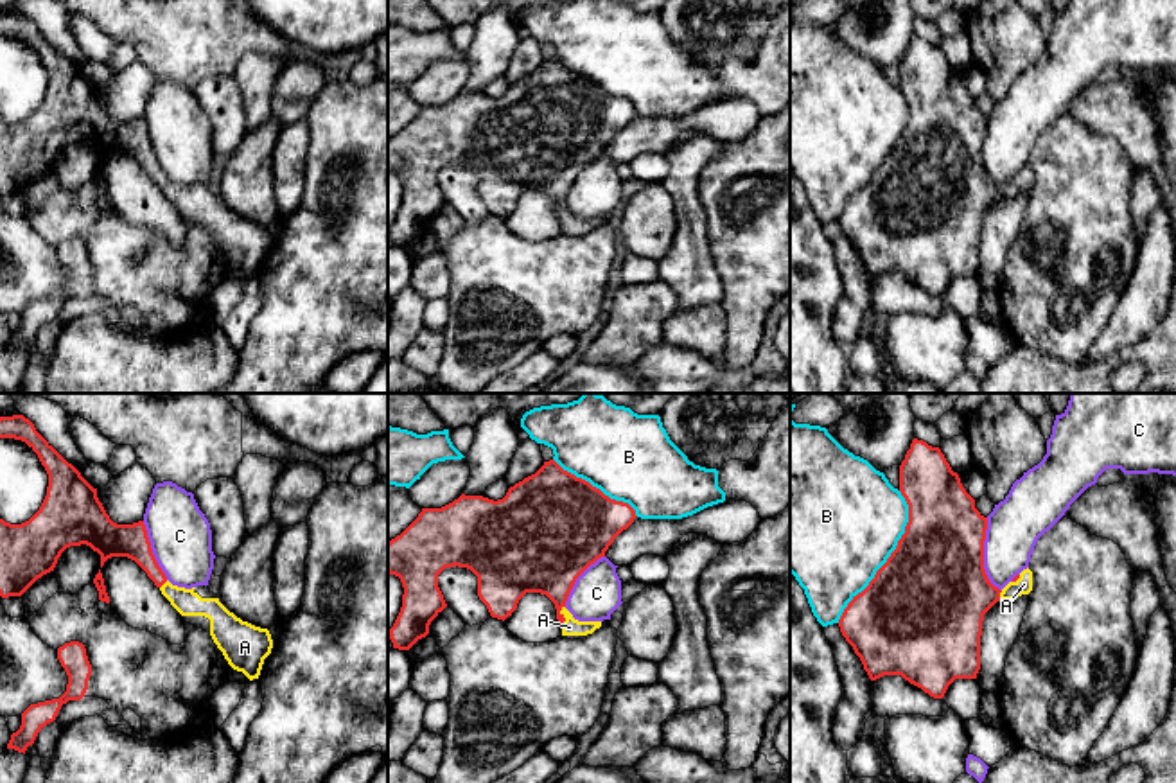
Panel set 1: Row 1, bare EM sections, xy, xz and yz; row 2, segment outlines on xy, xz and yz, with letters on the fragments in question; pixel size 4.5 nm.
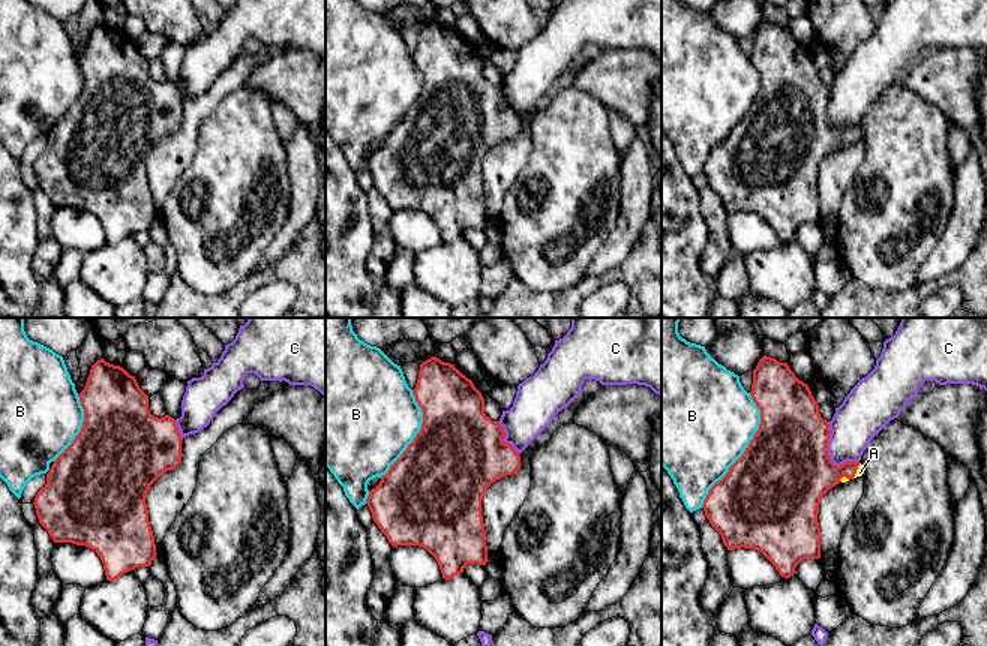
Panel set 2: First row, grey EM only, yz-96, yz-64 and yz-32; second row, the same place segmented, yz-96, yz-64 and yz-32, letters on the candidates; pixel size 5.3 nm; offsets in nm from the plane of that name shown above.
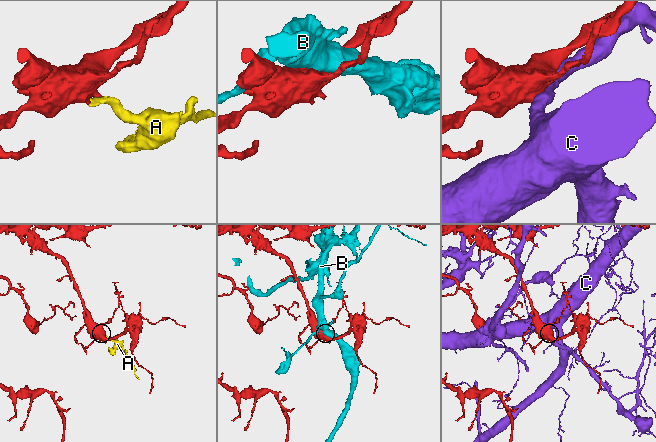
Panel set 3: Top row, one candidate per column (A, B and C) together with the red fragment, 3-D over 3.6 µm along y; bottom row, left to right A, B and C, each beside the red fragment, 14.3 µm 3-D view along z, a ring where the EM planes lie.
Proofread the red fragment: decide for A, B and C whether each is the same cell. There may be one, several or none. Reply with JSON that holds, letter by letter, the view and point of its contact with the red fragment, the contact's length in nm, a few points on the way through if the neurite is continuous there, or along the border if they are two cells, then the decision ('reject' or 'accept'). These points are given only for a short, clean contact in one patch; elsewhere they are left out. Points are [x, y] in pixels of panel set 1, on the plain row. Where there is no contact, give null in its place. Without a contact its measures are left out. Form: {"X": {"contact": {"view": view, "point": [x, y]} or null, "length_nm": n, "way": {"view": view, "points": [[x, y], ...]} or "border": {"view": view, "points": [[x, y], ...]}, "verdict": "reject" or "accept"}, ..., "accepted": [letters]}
{"A": {"contact": {"view": "xz", "point": [561, 212]}, "length_nm": 90, "verdict": "accept"}, "B": {"contact": {"view": "yz", "point": [889, 155]}, "length_nm": 650, "verdict": "reject"}, "C": {"contact": {"view": "yz", "point": [982, 153]}, "length_nm": 340, "verdict": "reject"}, "accepted": ["A"]}

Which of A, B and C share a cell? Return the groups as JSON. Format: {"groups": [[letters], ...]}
{"groups": [["A"], ["B"], ["C"]]}

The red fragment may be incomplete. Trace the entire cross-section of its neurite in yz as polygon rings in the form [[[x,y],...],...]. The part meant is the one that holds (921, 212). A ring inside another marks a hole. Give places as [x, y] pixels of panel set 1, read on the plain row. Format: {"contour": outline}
{"contour": [[[912,38],[900,63],[900,90],[908,102],[905,131],[869,183],[847,201],[838,224],[871,278],[901,273],[943,296],[955,277],[977,277],[984,212],[998,198],[1029,192],[1032,169],[1023,167],[1002,189],[989,180],[984,167],[987,115],[975,106],[939,45]]]}

